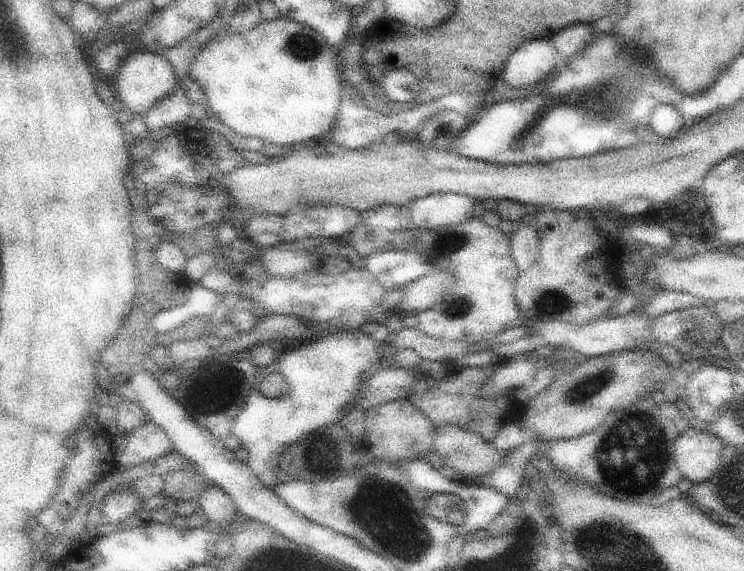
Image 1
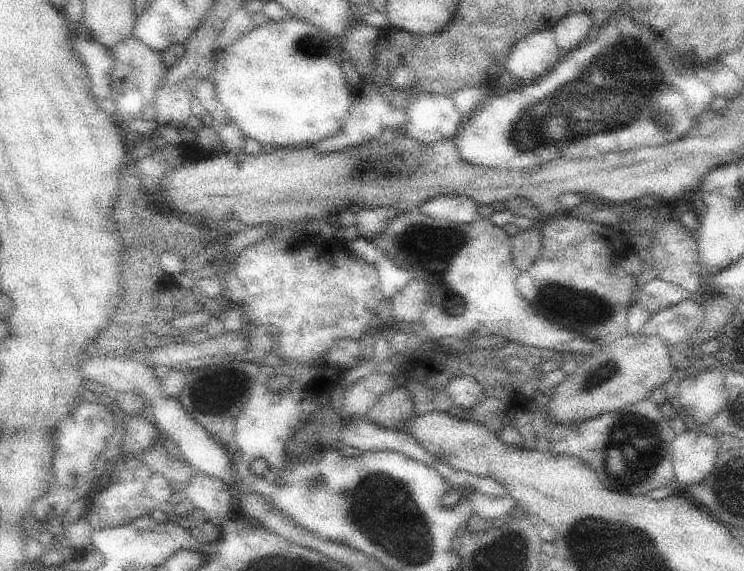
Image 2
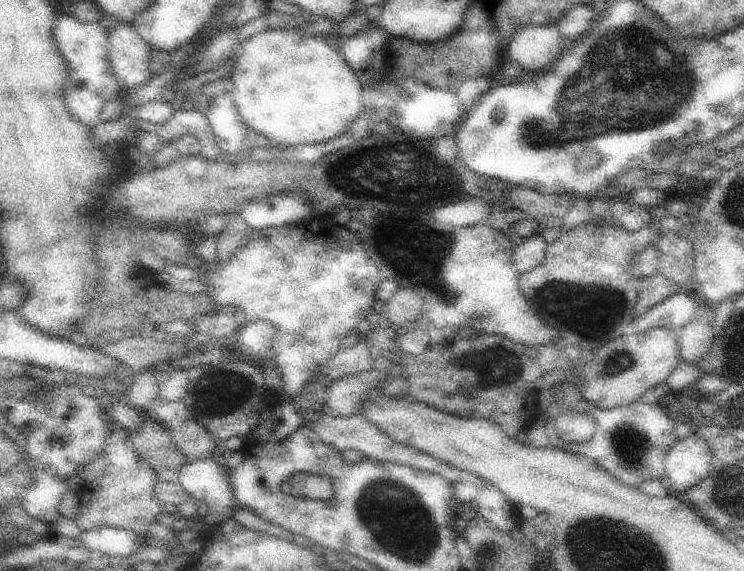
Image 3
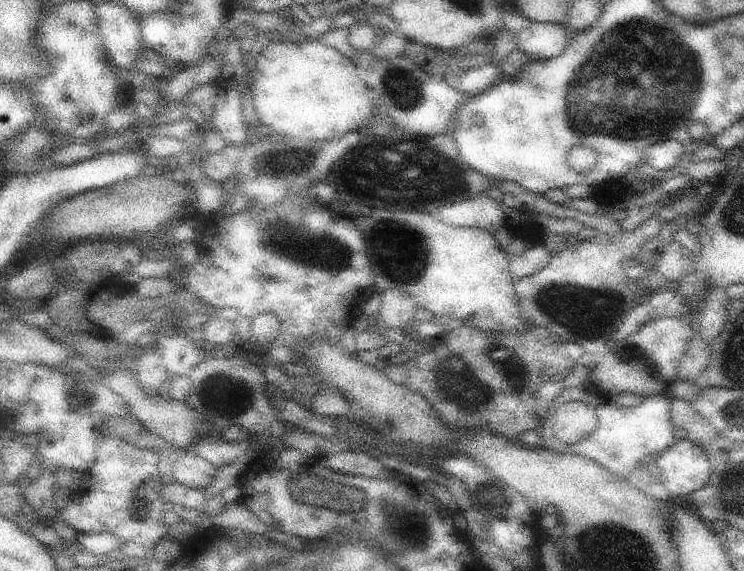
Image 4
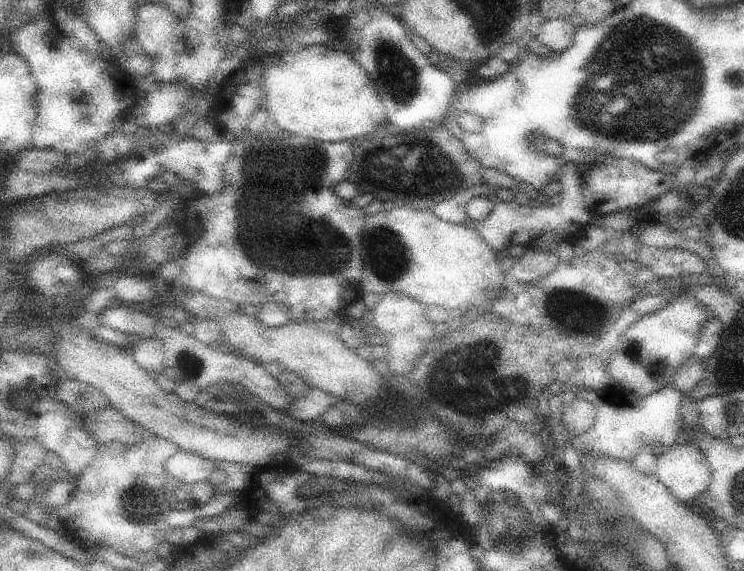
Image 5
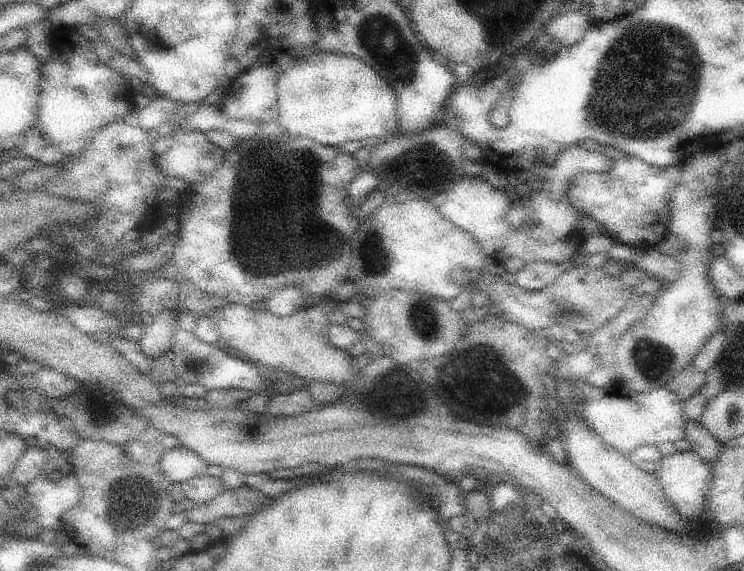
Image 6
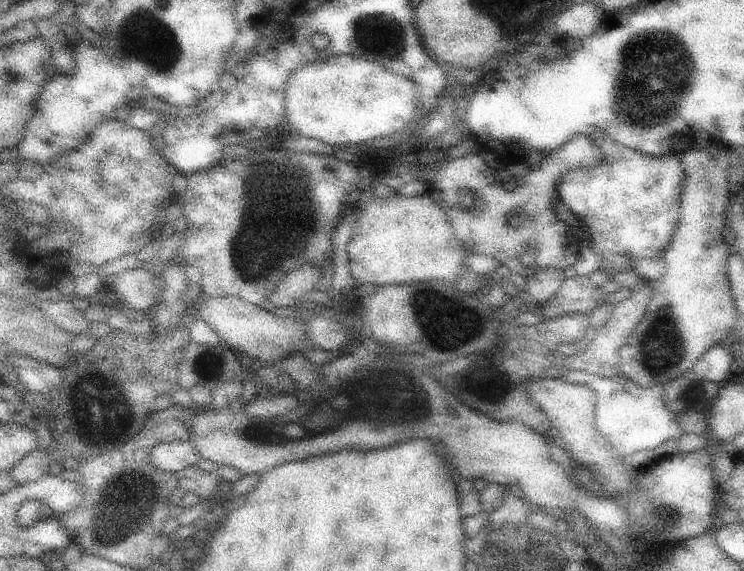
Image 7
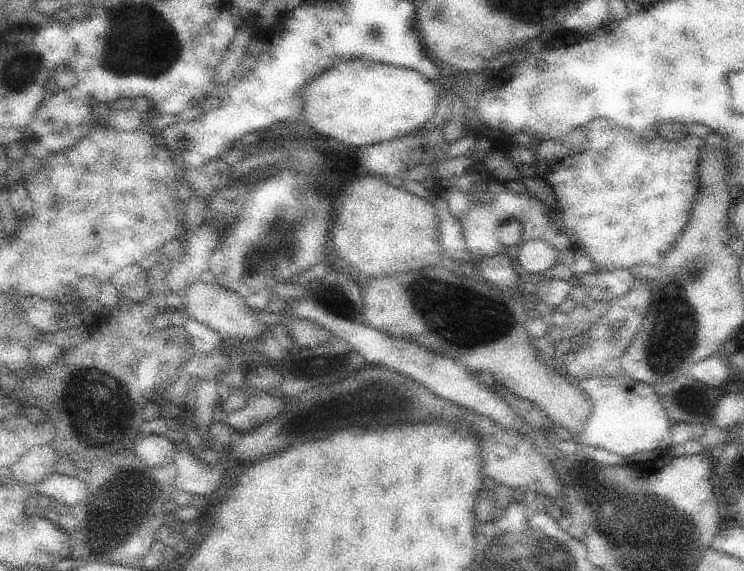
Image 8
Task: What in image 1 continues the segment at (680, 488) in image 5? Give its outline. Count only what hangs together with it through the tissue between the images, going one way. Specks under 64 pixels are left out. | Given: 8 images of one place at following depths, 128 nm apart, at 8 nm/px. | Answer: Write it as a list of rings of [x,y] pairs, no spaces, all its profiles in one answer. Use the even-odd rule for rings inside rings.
[[[689,426],[676,439],[673,457],[678,468],[680,468],[683,478],[696,484],[706,482],[709,478],[712,478],[712,474],[716,474],[716,470],[719,469],[720,462],[722,462],[723,450],[724,443],[715,434]]]

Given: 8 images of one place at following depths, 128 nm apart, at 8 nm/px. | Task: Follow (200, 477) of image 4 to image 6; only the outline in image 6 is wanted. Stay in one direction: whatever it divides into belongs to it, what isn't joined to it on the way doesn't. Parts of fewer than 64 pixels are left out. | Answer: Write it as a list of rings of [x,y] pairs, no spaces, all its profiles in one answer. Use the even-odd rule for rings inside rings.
[[[182,445],[173,449],[166,449],[160,464],[162,470],[173,483],[182,484],[185,480],[192,480],[192,478],[209,473],[207,462],[204,462],[198,454]]]

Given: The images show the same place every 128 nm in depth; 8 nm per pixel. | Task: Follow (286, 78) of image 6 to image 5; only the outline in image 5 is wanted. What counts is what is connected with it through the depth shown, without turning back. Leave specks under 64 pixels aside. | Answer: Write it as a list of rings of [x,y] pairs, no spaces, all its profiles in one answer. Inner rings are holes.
[[[311,43],[295,46],[293,51],[280,52],[280,54],[277,55],[277,58],[270,59],[270,62],[272,62],[272,68],[266,70],[266,64],[264,66],[264,90],[266,90],[266,94],[268,94],[268,110],[274,114],[276,124],[284,130],[284,133],[314,138],[314,140],[318,141],[330,141],[332,143],[342,142],[344,140],[360,141],[358,138],[362,138],[363,140],[368,138],[368,136],[372,137],[372,132],[374,132],[378,126],[382,126],[384,122],[388,124],[388,121],[384,120],[384,118],[387,118],[384,105],[382,104],[382,100],[380,100],[380,94],[378,94],[378,90],[376,90],[372,78],[368,76],[366,69],[362,68],[362,65],[358,64],[358,62],[352,58],[351,54],[340,49],[332,48],[328,45]]]

